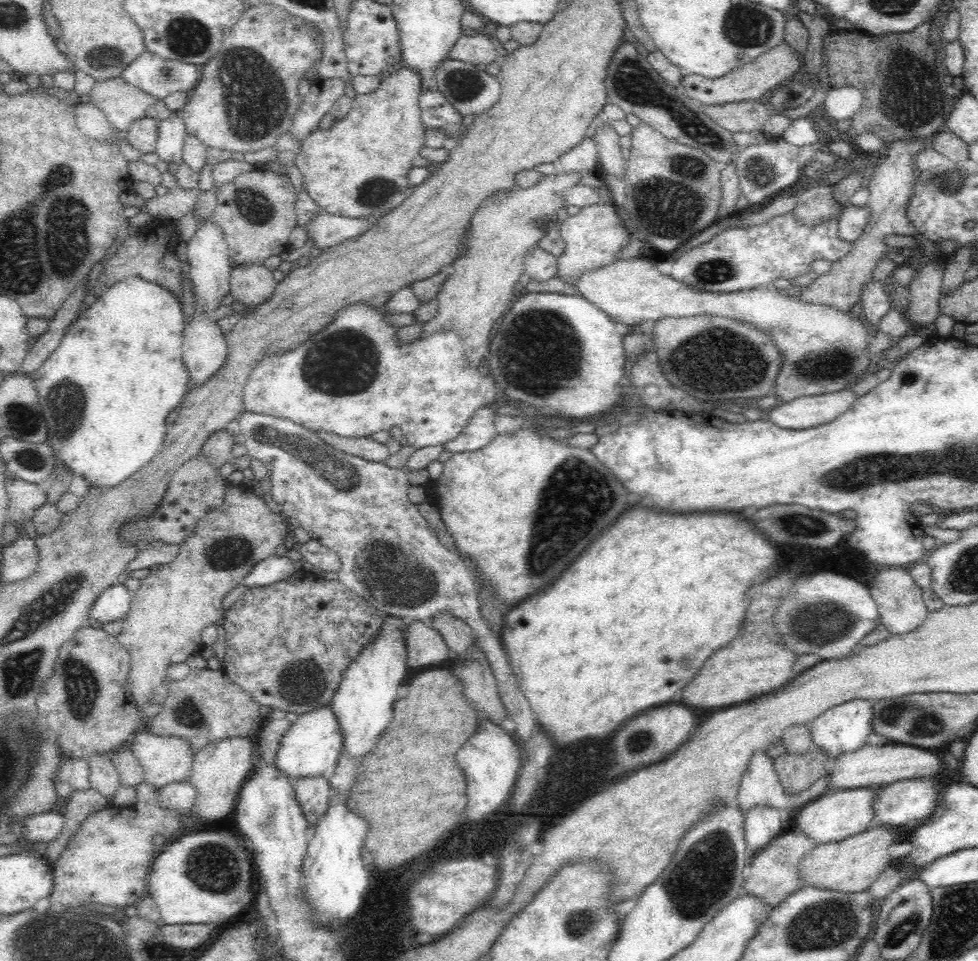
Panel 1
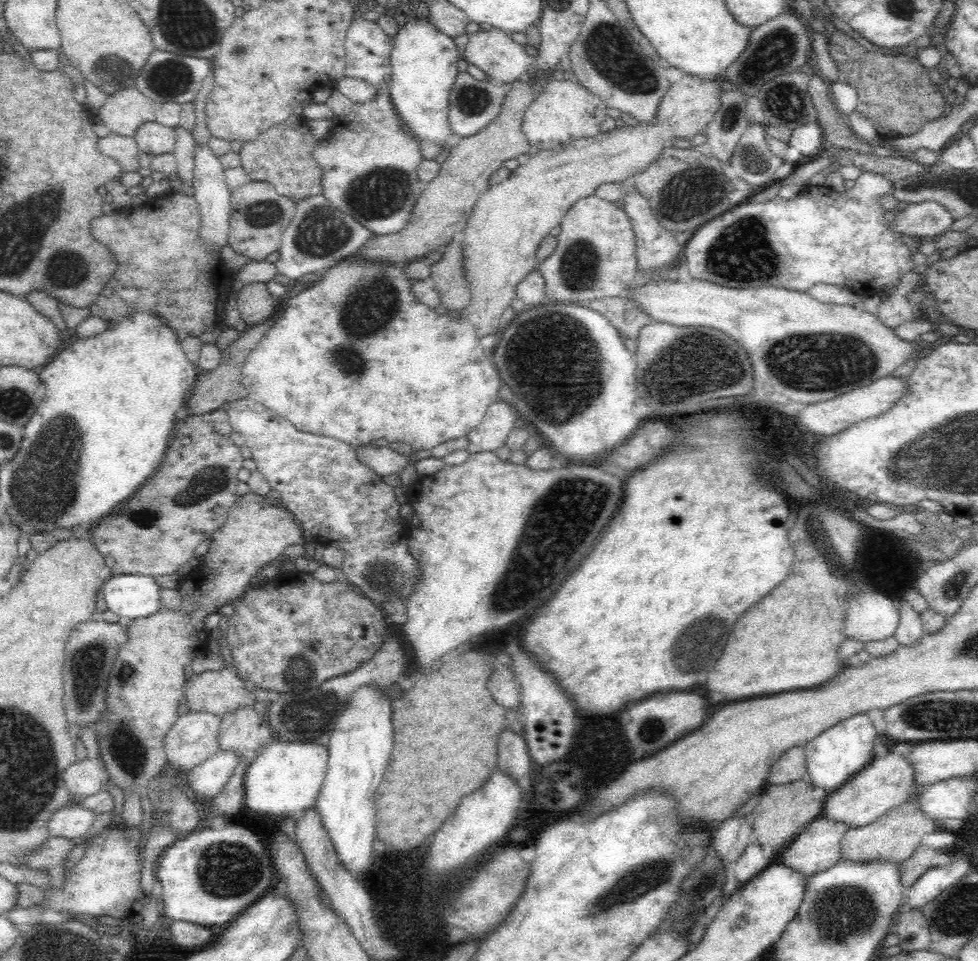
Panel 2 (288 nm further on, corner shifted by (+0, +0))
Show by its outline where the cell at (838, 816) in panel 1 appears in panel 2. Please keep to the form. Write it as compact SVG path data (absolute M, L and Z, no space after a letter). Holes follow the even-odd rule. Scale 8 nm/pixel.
M900 744L898 750L888 750L886 756L876 756L872 764L862 768L850 782L846 782L846 786L828 794L824 800L822 816L844 822L852 828L862 828L882 818L888 810L900 806L914 792L914 788L916 780L912 762L908 758L908 744Z

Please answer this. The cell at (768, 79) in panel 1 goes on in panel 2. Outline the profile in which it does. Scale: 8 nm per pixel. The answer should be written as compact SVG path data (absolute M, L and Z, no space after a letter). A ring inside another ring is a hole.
M684 76L664 94L652 122L622 126L610 132L602 130L592 138L574 142L574 146L558 154L534 152L504 182L490 186L478 196L460 236L464 272L472 288L470 306L460 312L464 320L472 322L478 338L498 334L500 316L516 300L518 284L536 270L538 244L550 236L554 226L560 226L566 210L578 198L592 196L602 184L628 182L632 176L648 170L650 164L656 164L674 146L674 140L690 140L704 134L720 106L720 92L720 80Z

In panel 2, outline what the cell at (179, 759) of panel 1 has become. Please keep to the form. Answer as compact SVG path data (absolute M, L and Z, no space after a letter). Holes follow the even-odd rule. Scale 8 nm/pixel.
M184 710L166 734L166 756L168 764L182 774L194 770L200 762L220 750L218 732L222 716L208 712Z

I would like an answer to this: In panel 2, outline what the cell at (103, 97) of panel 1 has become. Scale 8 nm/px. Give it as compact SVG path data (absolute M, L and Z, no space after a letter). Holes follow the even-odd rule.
M132 86L112 94L100 108L98 120L102 120L112 134L136 138L142 124L156 122L156 102Z

